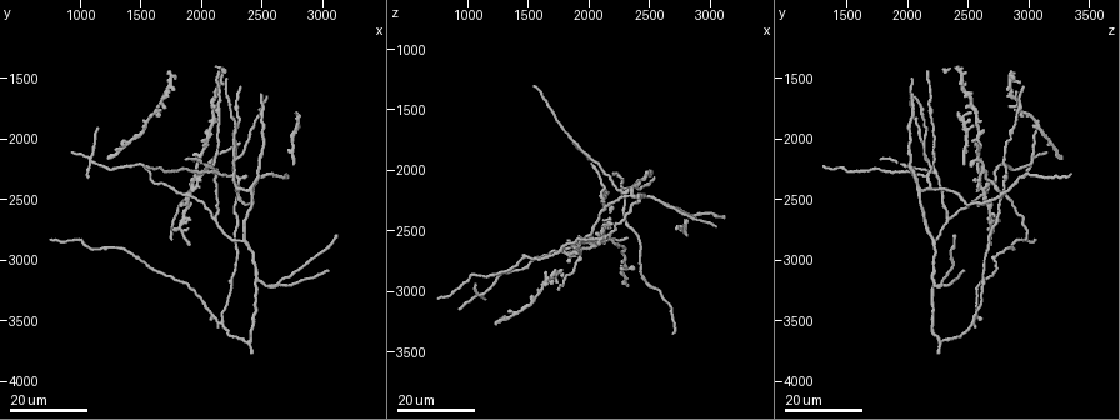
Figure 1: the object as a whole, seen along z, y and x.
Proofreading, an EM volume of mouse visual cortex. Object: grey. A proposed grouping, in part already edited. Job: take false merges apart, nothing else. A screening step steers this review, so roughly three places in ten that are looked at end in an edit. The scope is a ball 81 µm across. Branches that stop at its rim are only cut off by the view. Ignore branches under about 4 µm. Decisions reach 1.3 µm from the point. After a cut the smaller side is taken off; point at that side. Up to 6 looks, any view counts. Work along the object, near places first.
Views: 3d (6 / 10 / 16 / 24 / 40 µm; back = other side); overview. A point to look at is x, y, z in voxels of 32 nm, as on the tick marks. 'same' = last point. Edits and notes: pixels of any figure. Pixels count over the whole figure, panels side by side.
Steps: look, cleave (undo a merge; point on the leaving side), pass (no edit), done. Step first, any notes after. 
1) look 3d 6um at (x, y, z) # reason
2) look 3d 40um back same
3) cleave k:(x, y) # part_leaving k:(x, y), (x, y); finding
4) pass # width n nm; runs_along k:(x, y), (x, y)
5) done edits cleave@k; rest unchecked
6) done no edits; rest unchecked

look 3d 16um at (2120, 2280, 2220) # a fork

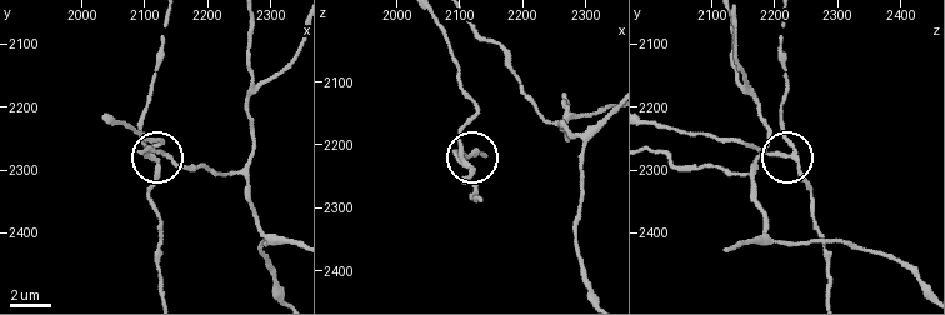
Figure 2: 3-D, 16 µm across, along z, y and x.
look 3d 6um at (2105, 2275, 2225) # closer look

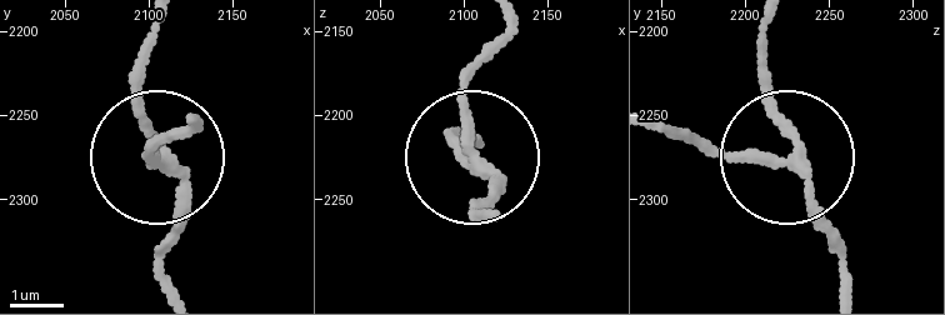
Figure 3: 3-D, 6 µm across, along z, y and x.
pass # arms 3; runs_along 3:(846, 293), (841, 239), (793, 163), (725, 159), (675, 136); one neuron here

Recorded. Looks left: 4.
look 3d 24um at (2280, 2180, 2140) # a fork

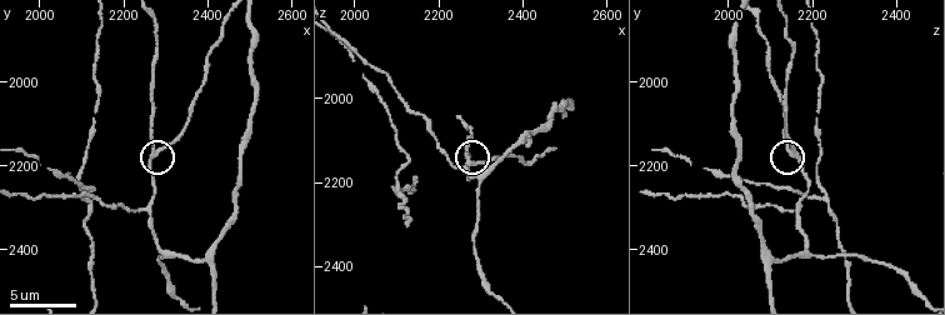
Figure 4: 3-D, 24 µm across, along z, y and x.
look 3d 10um at (2270, 2175, 2145) # closer look

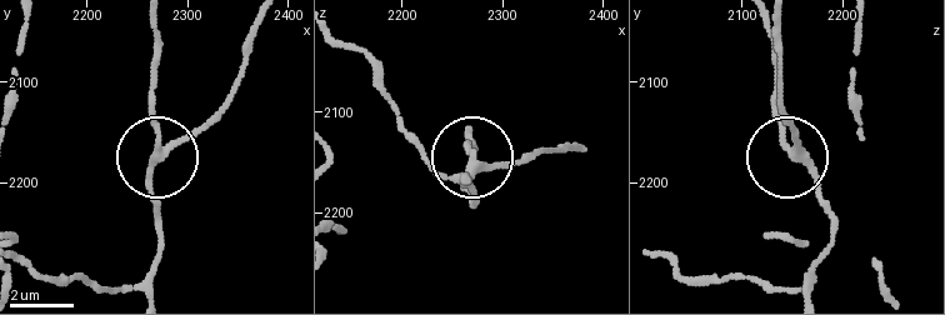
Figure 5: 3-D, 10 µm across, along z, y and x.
pass # width 220 nm; runs_along 5:(149, 291), (158, 259), (151, 163), (219, 116); all the same neuron

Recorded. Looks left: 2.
look 3d 24um at (2160, 3540, 2520) # four arms meet

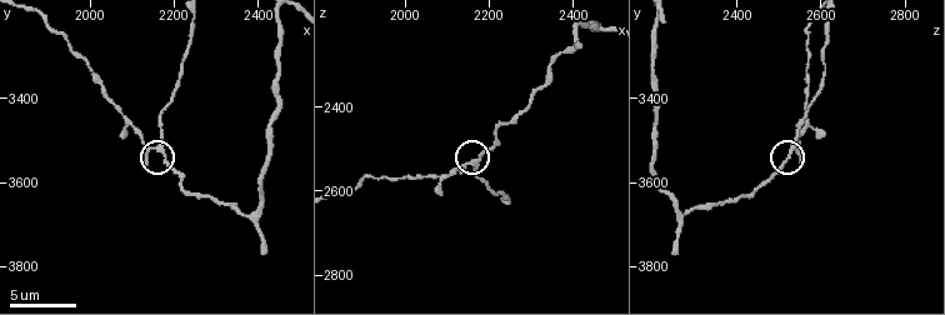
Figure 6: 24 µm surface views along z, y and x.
look 3d 10um at (2160, 3510, 2530) # closer look

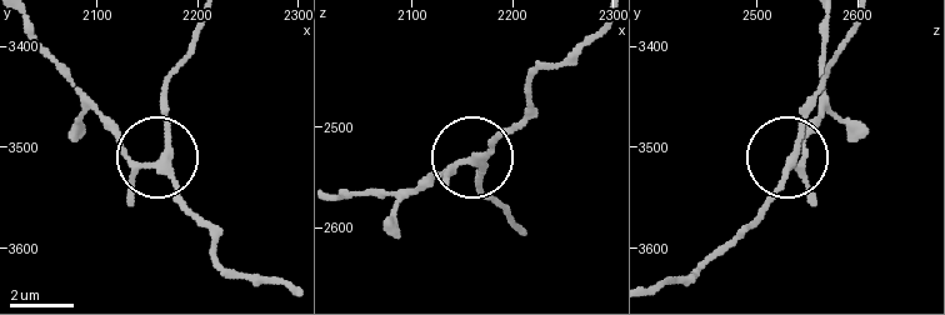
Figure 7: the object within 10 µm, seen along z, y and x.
pass # arms 4; runs_along 7:(293, 289), (228, 268), (165, 163), (131, 155), (93, 109); continuous, no second neuron

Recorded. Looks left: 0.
done no edits; rest unchecked

